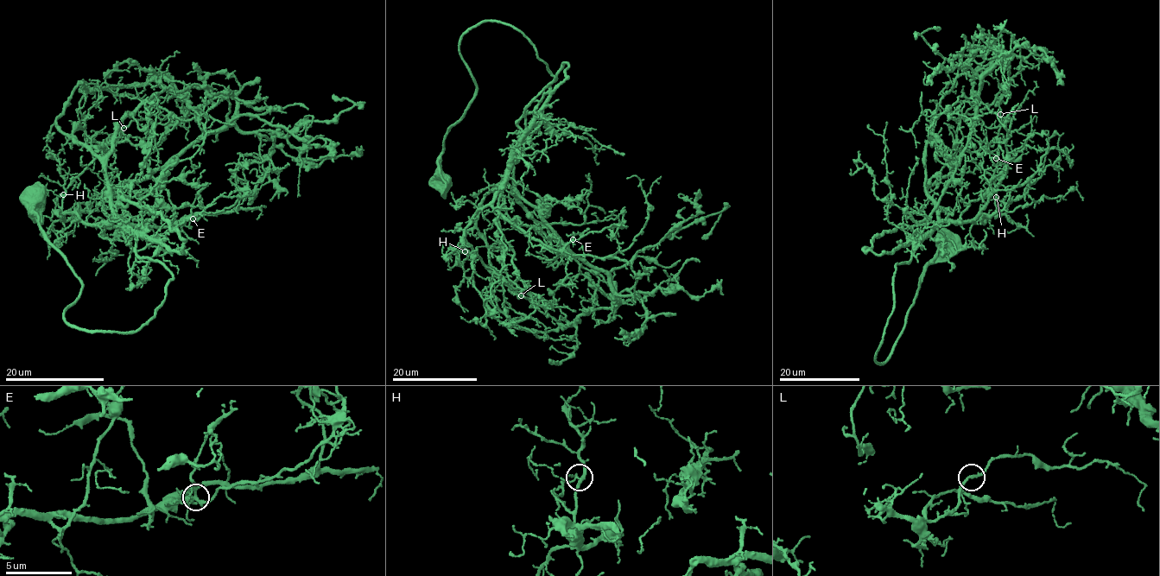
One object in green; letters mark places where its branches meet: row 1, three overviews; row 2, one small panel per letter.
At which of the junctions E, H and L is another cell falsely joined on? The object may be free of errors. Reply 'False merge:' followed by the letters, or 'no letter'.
False merge: no letter

